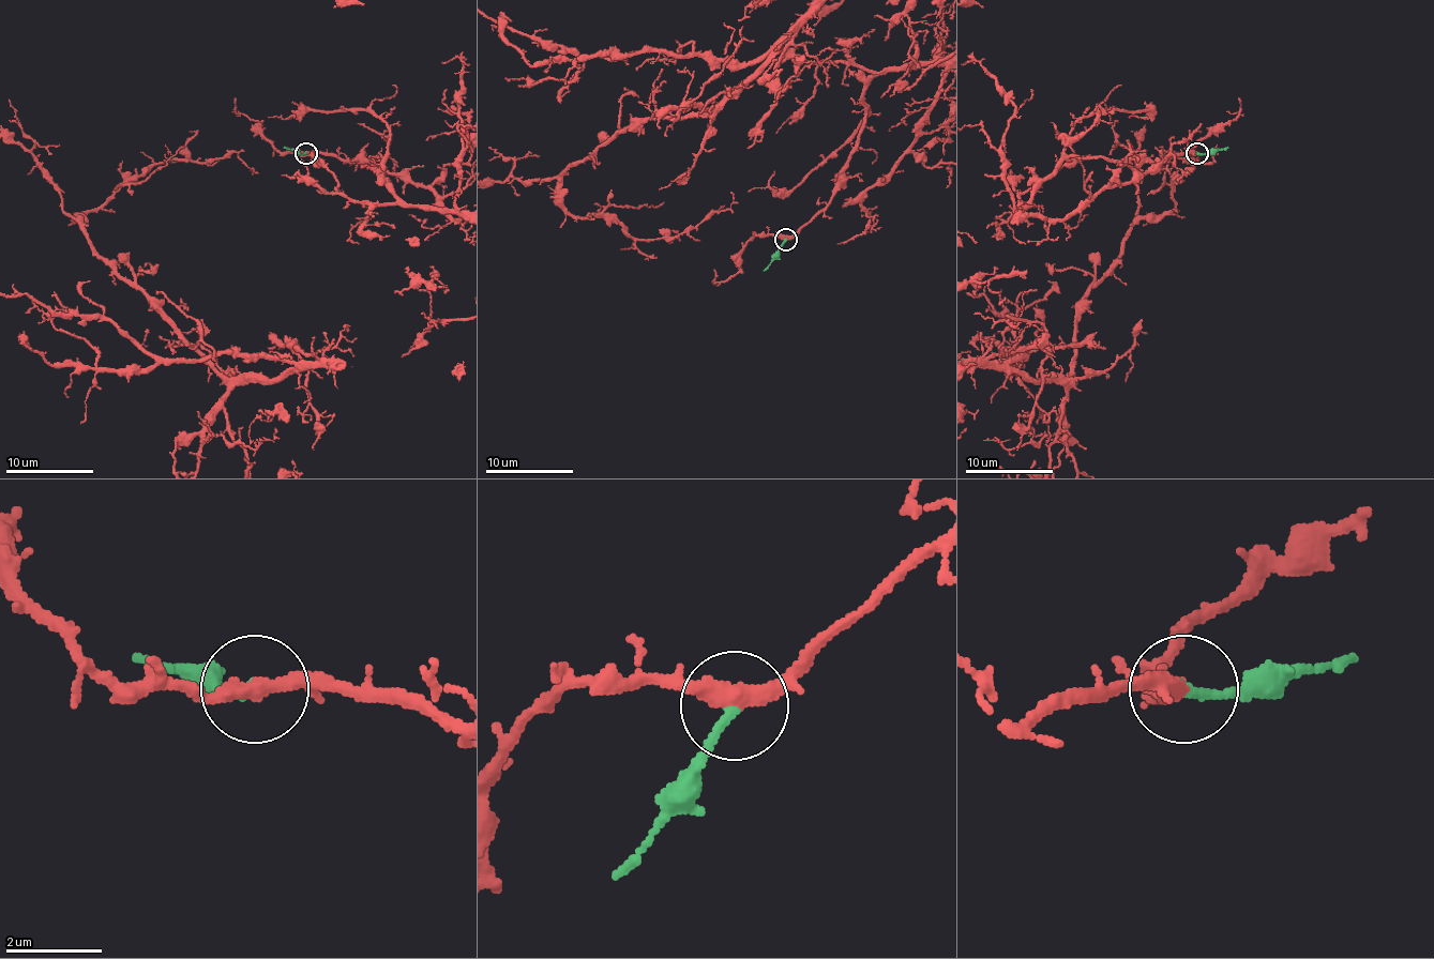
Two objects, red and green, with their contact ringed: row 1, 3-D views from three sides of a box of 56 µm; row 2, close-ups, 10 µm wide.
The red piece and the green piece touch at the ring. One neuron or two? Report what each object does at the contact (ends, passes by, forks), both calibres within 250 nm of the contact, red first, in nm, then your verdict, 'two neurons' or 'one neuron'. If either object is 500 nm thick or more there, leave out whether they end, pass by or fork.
red passes by; green ends; calibres 360 and 200 nm; one neuron

